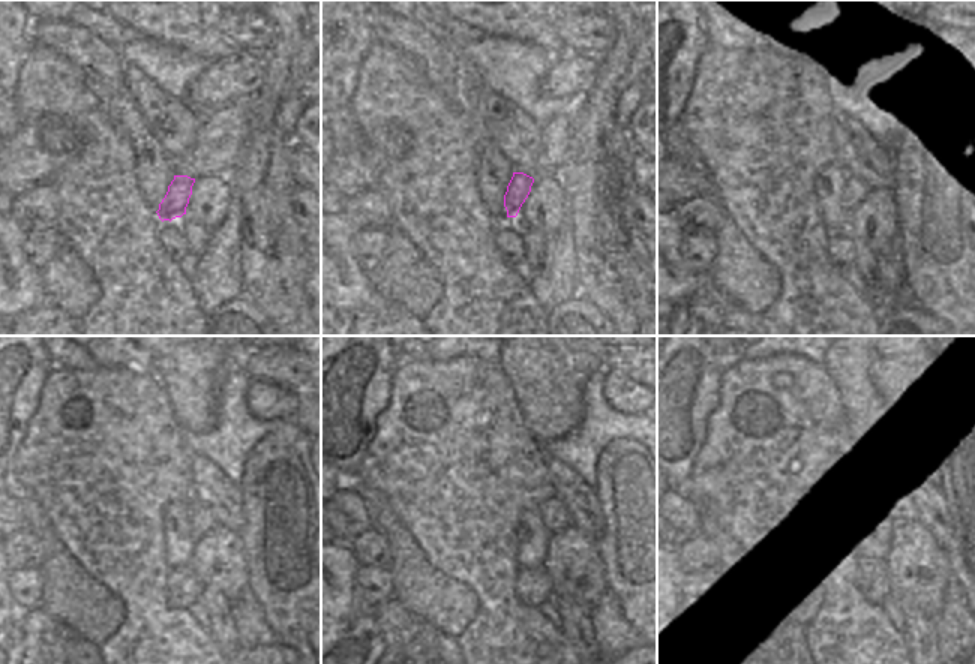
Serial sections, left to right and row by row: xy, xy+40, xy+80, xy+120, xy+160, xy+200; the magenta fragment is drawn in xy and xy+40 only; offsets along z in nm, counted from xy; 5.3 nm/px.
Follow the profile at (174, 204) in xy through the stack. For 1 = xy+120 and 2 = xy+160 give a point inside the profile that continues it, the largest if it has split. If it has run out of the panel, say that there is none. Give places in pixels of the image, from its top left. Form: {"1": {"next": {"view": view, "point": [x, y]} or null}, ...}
{"1": {"next": {"view": "xy+120", "point": [201, 520]}}, "2": {"next": {"view": "xy+160", "point": [554, 514]}}}

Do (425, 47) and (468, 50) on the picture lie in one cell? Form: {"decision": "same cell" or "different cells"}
{"decision": "different cells"}

